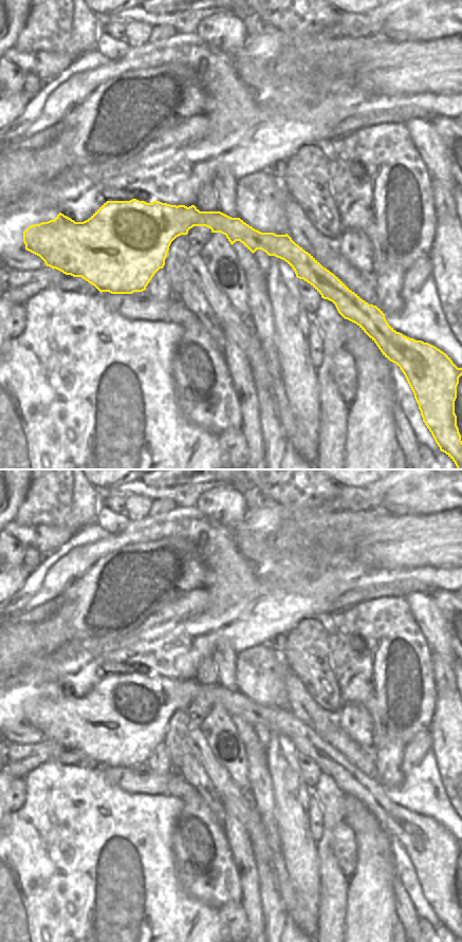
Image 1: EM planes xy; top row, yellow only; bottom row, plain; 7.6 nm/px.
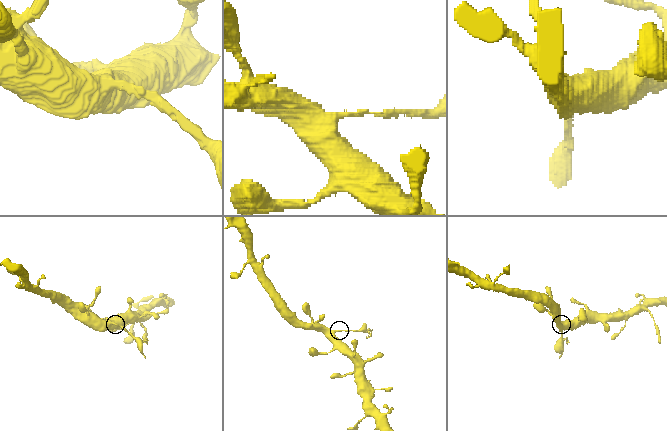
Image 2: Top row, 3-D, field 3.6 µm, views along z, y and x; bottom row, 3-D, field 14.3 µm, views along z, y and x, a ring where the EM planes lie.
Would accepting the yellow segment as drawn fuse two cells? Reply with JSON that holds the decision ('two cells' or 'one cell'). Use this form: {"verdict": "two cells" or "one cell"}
{"verdict": "two cells"}

